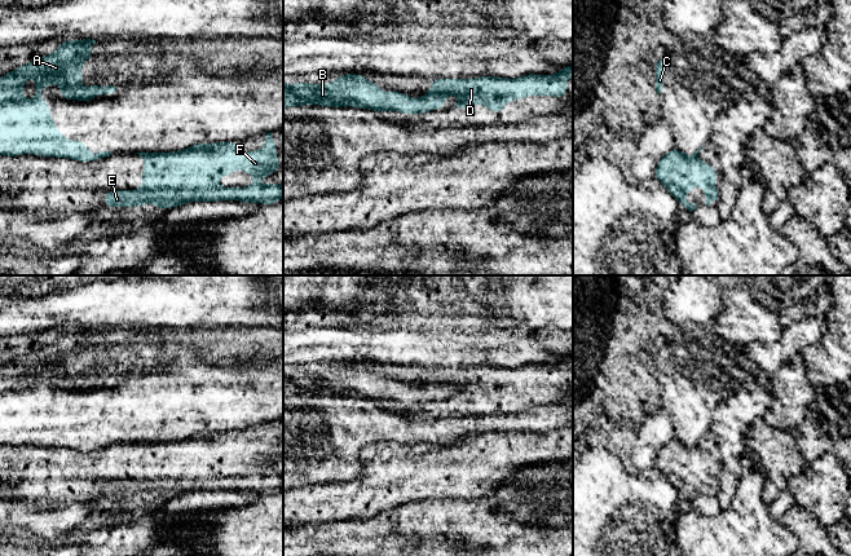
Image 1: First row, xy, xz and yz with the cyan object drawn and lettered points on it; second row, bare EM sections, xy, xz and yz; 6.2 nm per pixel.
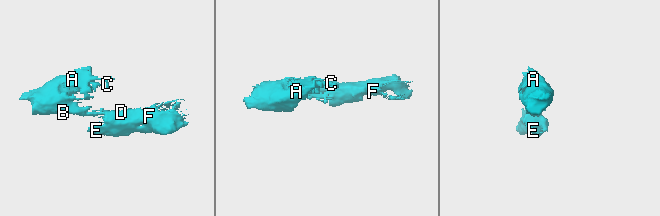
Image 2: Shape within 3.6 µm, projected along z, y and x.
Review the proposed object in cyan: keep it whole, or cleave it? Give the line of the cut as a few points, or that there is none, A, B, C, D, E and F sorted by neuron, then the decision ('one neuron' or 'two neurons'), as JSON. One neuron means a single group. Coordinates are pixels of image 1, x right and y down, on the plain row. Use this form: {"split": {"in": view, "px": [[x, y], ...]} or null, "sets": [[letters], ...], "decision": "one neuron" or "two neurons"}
{"split": {"in": "xz", "px": [[427, 383], [444, 384]]}, "sets": [["A", "B", "C"], ["D", "E", "F"]], "decision": "two neurons"}

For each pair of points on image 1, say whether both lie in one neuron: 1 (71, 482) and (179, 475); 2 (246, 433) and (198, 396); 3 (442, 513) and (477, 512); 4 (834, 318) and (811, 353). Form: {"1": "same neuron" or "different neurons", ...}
{"1": "same neuron", "2": "different neurons", "3": "same neuron", "4": "same neuron"}

